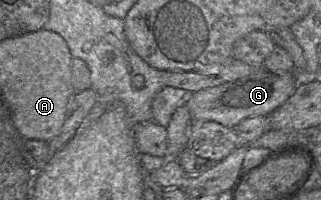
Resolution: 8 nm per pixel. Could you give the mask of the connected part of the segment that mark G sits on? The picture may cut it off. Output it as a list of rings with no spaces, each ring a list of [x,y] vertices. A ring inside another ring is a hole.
[[[262,68],[233,82],[191,93],[185,104],[193,122],[214,121],[234,128],[246,118],[269,116],[293,94],[297,85],[298,77],[295,71],[274,74]]]

